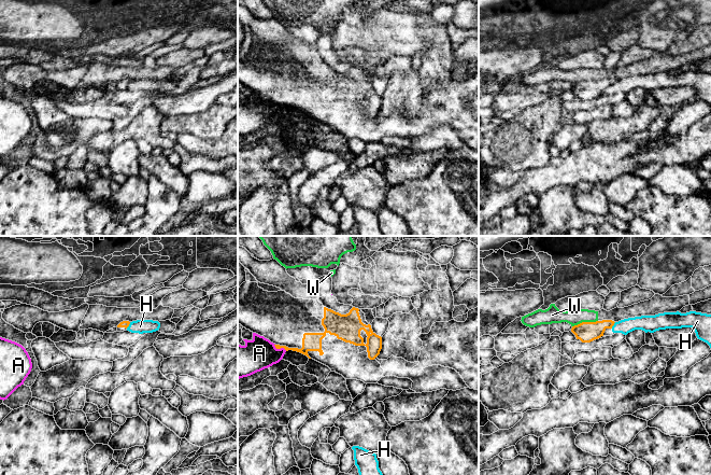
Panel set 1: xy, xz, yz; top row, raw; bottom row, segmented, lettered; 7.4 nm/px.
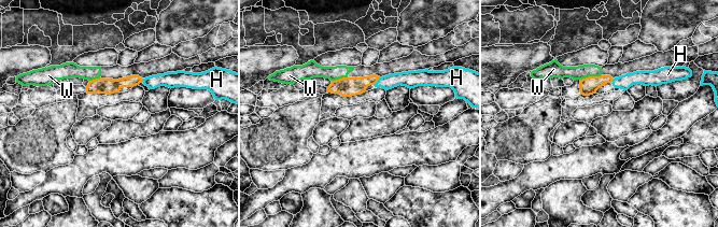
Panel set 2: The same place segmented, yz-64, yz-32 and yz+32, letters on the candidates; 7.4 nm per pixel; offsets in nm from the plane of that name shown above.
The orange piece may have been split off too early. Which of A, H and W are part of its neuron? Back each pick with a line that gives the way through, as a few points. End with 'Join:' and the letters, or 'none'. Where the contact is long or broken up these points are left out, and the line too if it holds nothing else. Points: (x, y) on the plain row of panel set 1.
Join: none

